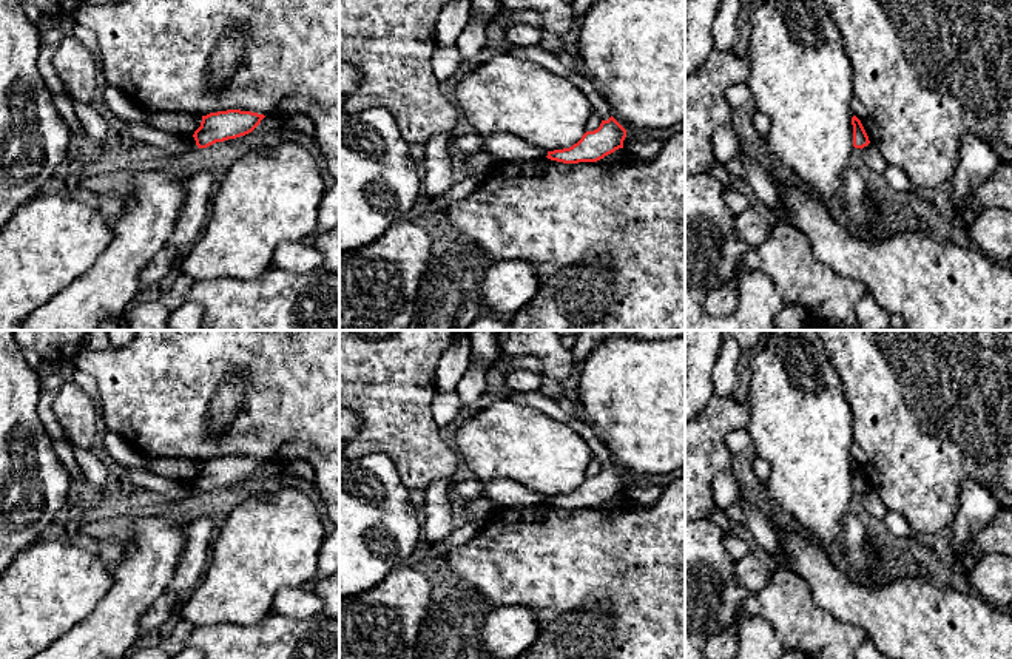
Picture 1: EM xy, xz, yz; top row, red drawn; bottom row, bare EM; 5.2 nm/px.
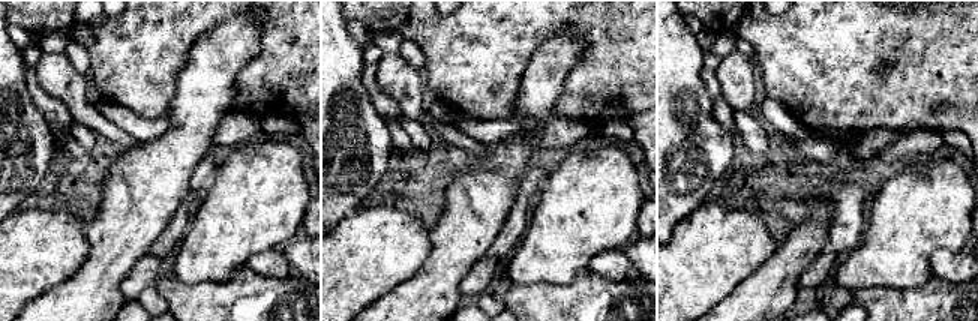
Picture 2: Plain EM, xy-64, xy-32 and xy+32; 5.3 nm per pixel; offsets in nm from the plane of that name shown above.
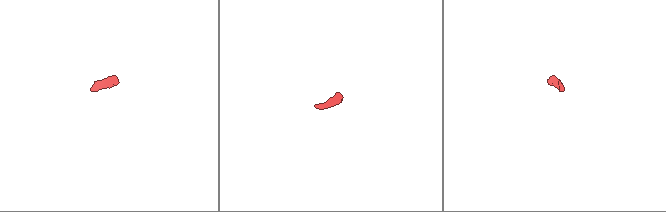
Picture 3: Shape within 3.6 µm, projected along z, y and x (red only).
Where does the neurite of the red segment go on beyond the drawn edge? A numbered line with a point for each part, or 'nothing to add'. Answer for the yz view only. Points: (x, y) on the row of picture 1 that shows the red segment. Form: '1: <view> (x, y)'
nothing to add

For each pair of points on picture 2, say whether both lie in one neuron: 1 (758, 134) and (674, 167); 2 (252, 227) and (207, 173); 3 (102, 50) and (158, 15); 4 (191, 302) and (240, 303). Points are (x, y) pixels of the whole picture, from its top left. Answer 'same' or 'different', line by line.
1: different
2: different
3: same
4: same

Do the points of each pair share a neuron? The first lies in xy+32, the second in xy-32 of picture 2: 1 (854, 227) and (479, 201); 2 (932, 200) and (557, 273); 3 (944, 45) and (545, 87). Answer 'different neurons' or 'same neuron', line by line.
1: different neurons
2: same neuron
3: different neurons

